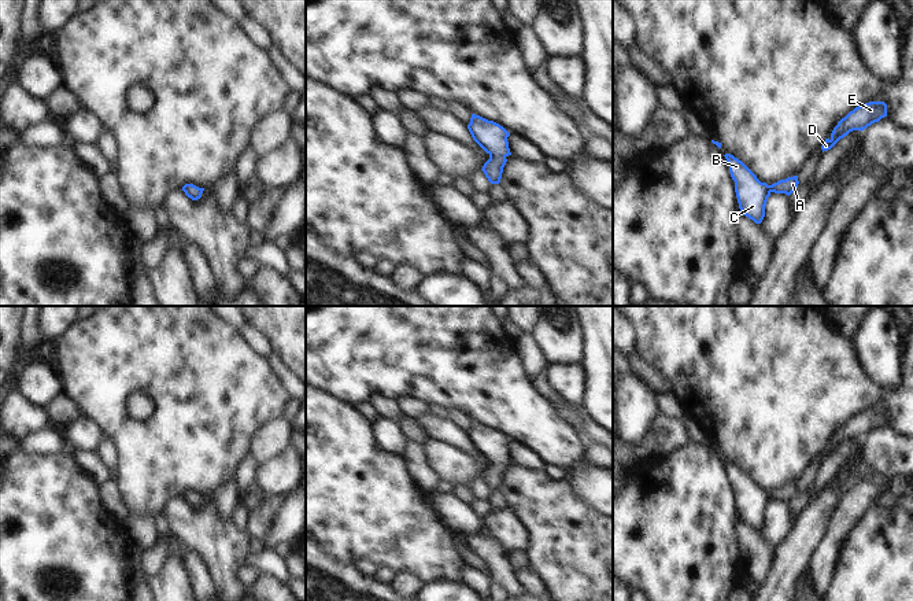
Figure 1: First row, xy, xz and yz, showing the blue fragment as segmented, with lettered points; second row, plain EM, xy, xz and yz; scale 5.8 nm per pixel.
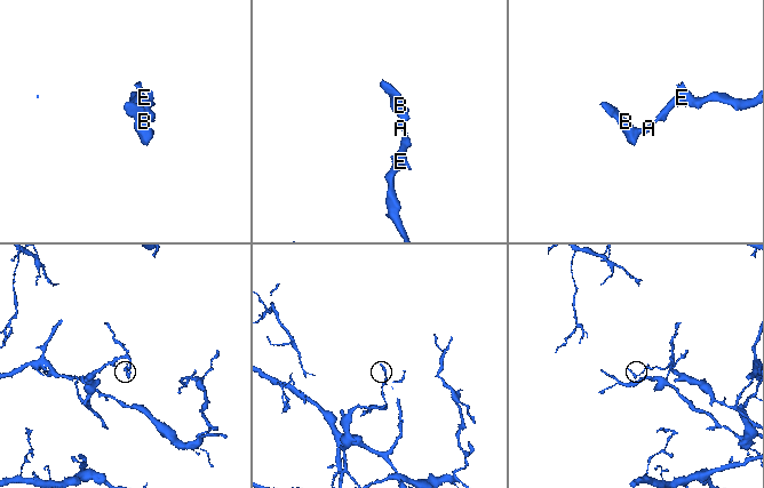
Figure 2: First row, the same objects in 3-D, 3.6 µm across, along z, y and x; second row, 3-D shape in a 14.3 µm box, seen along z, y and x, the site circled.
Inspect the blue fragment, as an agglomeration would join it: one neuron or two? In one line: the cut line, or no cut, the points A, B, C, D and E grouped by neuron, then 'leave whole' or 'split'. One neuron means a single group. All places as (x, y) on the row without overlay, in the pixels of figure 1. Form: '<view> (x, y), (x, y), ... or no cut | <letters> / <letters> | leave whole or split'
no cut | A B C D E | leave whole

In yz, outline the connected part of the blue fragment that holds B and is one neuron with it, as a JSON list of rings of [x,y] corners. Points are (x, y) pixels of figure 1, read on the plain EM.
[[[731,461],[724,462],[732,487],[740,520],[755,531],[761,531],[765,524],[765,513],[772,499],[791,502],[798,495],[798,483],[780,487],[772,493],[761,490],[757,483],[738,465]]]

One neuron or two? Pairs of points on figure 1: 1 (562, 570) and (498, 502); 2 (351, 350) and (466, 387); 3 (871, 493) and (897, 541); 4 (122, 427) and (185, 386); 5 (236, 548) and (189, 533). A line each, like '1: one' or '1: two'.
1: two
2: one
3: two
4: one
5: one

